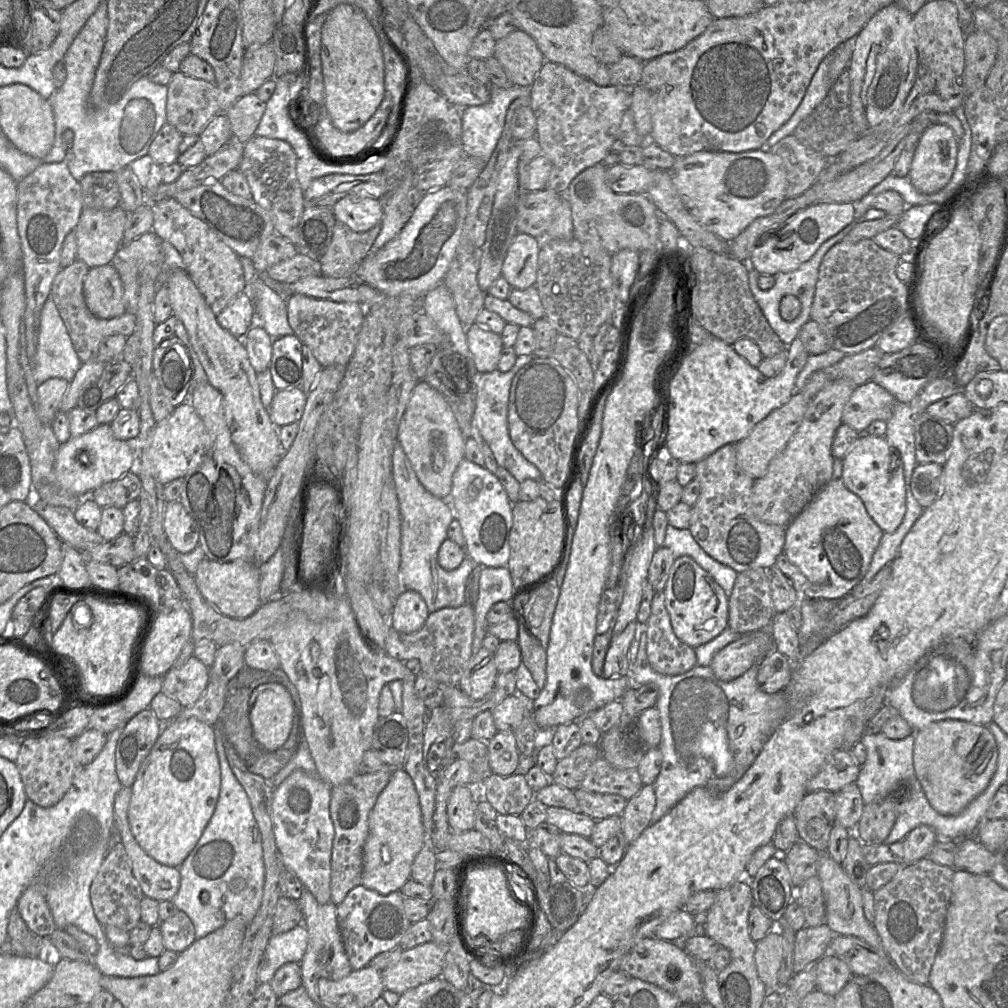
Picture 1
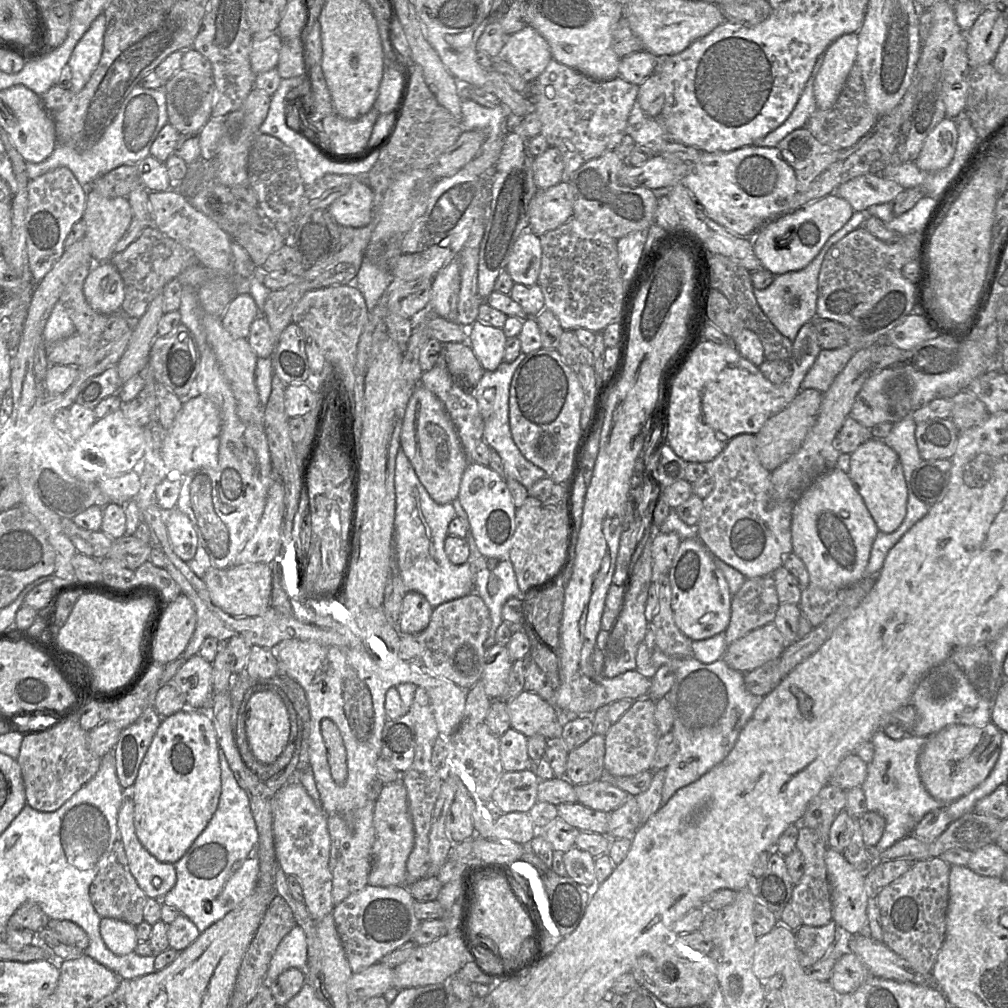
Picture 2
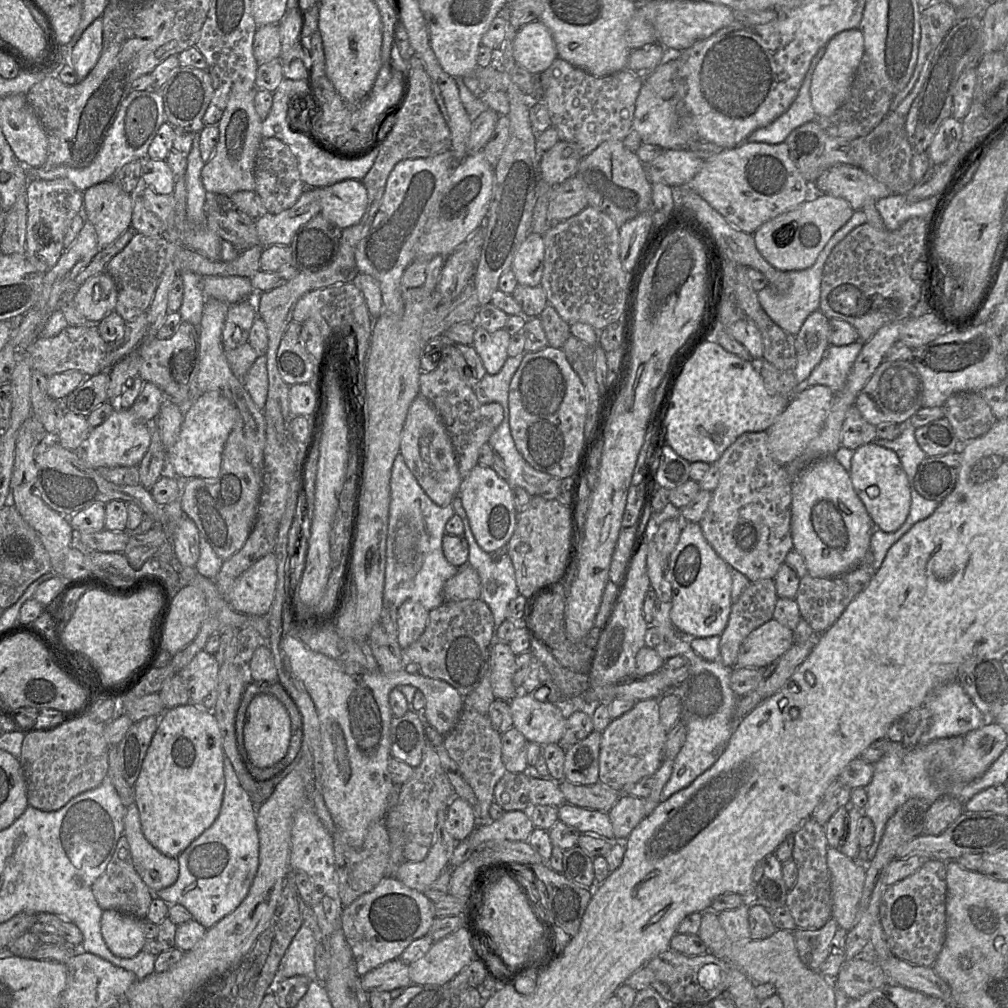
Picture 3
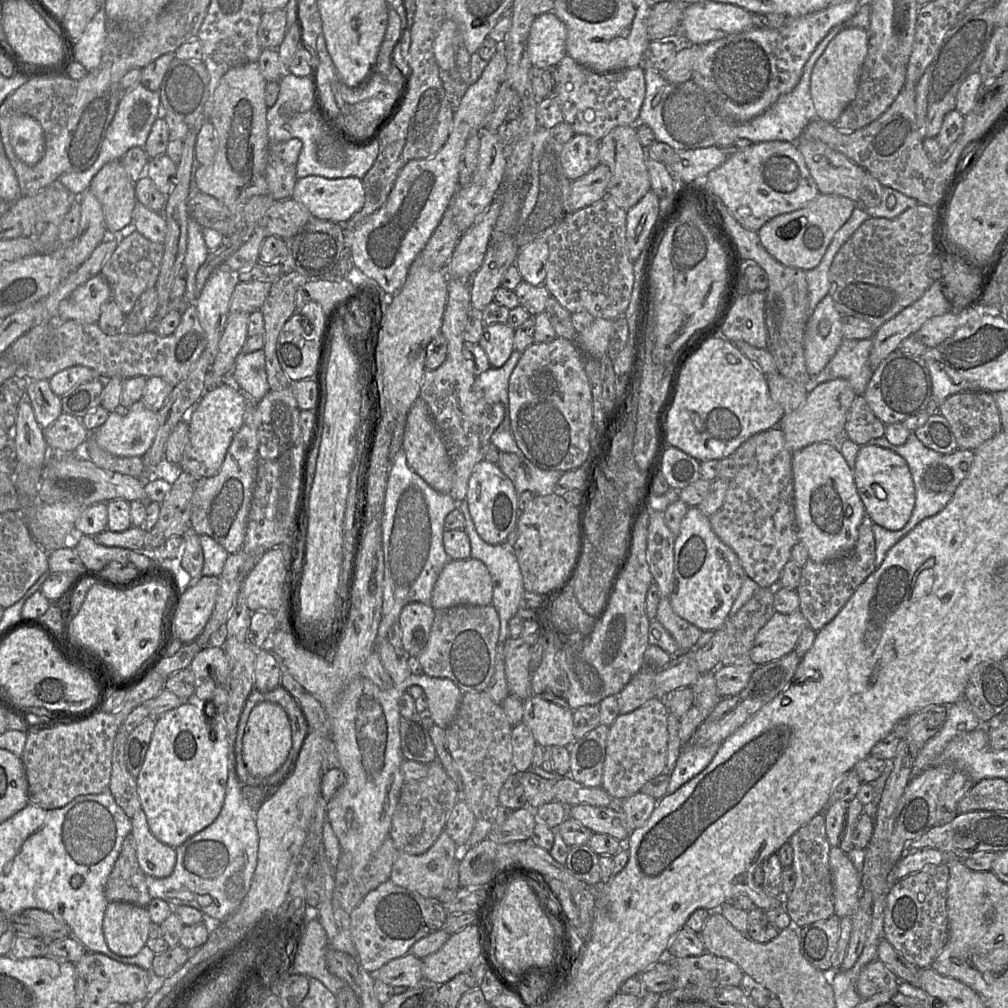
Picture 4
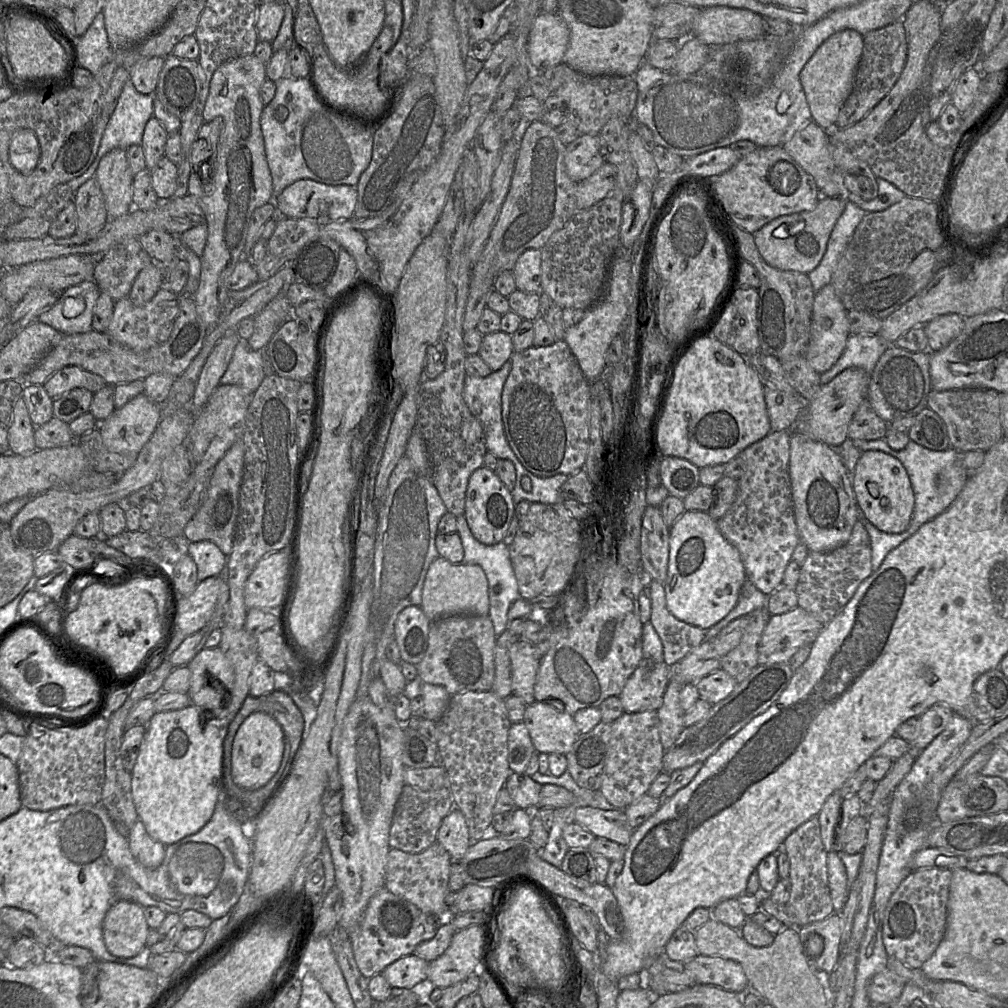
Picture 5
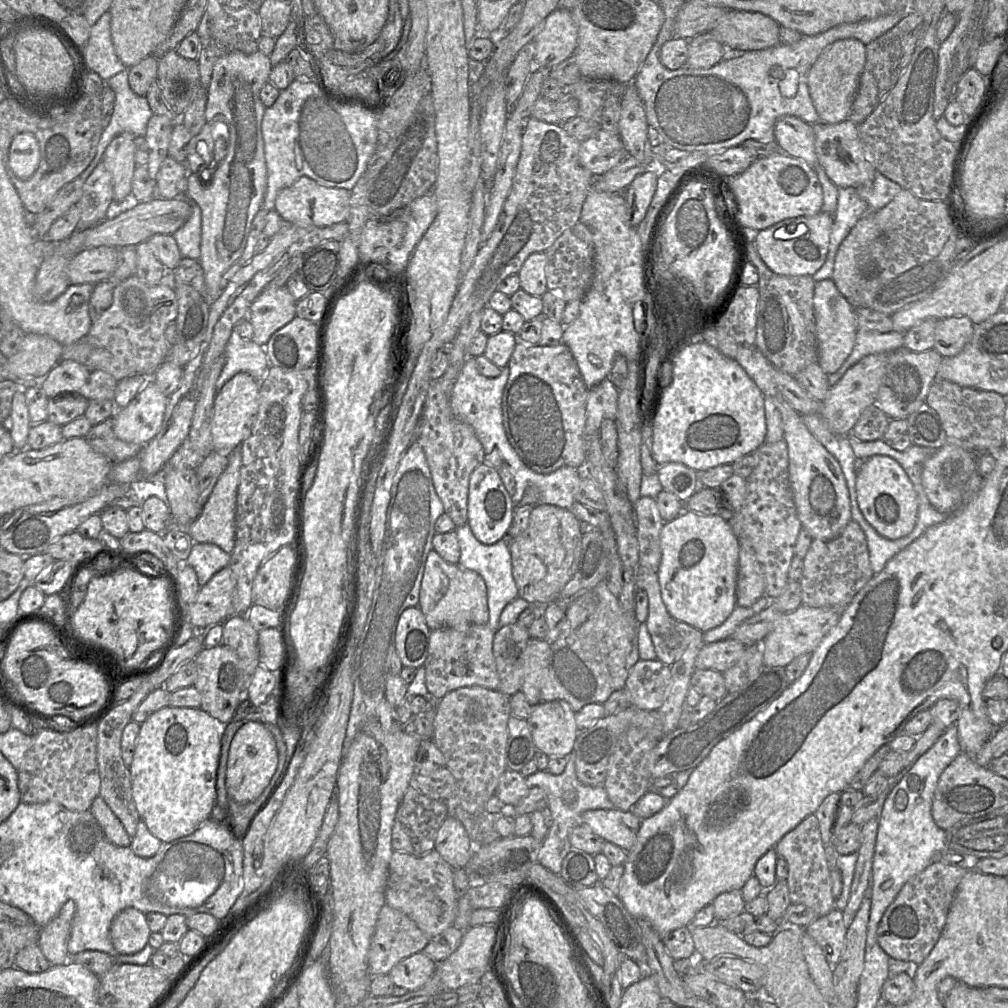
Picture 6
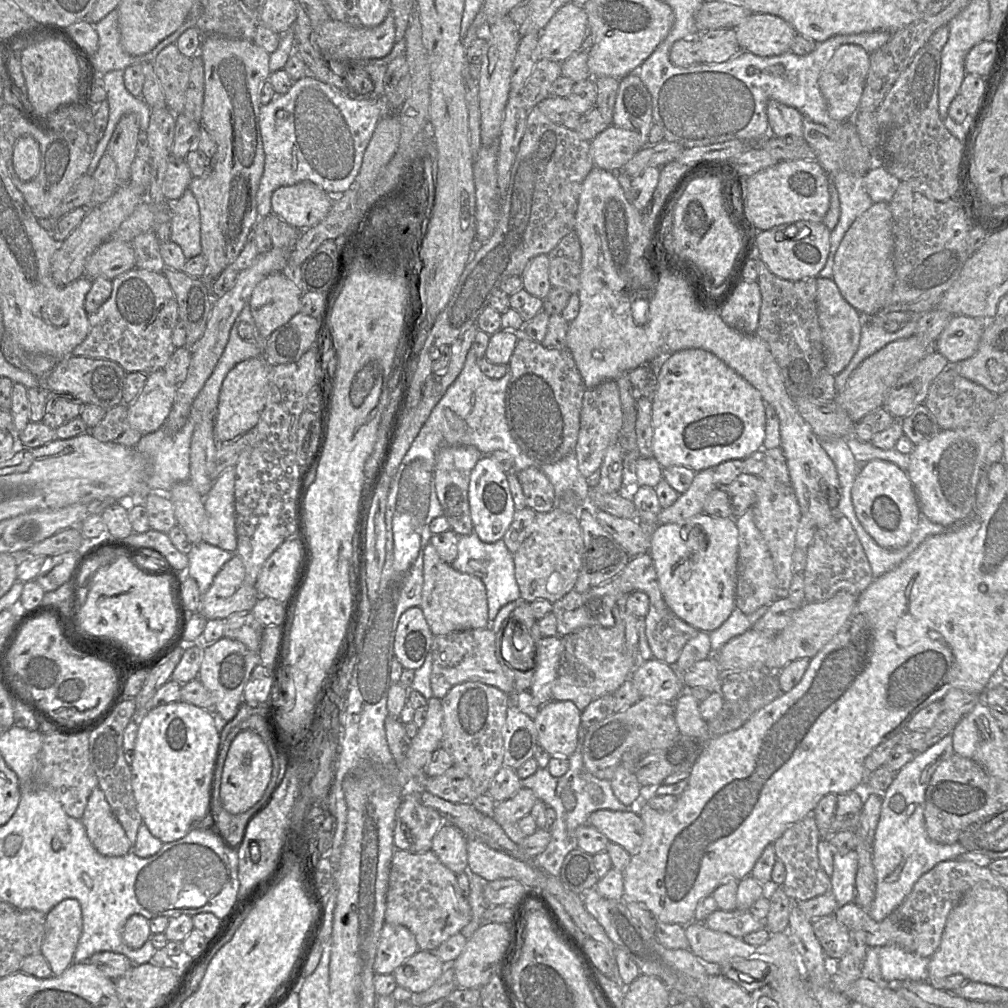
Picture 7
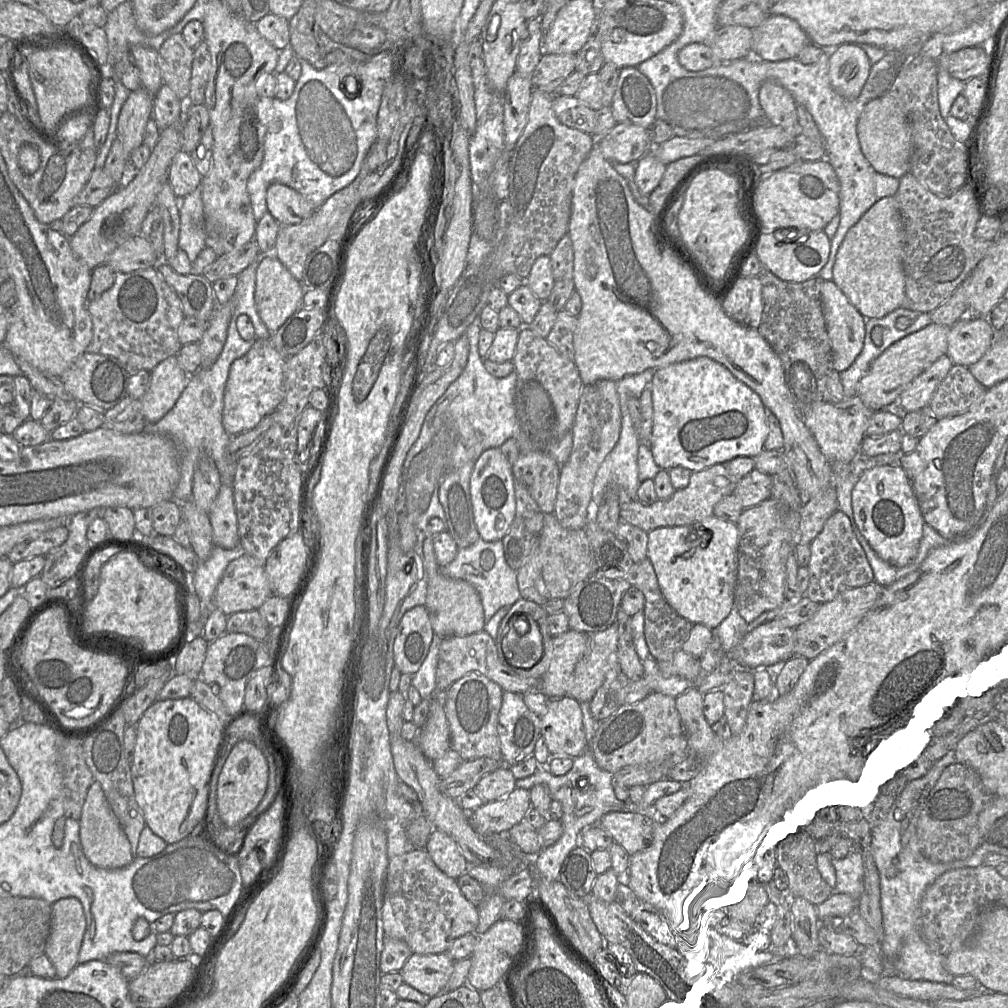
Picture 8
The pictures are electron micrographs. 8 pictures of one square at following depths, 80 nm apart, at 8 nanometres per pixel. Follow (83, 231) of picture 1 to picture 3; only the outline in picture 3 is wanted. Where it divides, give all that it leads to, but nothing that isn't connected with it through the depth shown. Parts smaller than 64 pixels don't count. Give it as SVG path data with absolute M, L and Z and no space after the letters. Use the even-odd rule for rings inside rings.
M112 179L96 184L83 193L83 214L92 223L99 249L113 243L131 228L135 194L130 194Z

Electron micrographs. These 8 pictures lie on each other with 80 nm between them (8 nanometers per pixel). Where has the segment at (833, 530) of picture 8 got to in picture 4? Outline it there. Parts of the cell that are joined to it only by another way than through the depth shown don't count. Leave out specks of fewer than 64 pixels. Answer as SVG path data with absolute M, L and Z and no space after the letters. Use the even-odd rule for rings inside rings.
M864 518L858 529L858 539L853 550L841 558L817 563L808 559L801 568L800 582L796 589L799 598L799 611L815 631L828 624L847 603L857 587L876 570L875 540L871 530L872 522Z

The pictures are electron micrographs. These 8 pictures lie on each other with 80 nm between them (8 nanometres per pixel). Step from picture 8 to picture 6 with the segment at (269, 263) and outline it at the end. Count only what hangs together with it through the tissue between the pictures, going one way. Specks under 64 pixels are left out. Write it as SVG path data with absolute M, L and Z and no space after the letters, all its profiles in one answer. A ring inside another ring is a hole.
M266 287L250 306L248 320L253 326L253 342L266 346L271 336L296 315L297 301L287 287Z

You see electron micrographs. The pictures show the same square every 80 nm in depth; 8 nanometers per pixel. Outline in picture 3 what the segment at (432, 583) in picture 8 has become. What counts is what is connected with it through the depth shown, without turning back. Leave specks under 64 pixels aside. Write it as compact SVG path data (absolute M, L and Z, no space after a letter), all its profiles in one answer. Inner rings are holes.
M467 563L446 581L443 596L445 601L480 599L481 590L481 581L477 571Z

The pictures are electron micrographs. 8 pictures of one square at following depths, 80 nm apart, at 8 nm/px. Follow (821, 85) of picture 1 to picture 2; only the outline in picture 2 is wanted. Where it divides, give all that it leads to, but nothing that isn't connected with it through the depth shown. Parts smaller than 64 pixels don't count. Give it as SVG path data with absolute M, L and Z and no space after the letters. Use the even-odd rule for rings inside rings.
M821 54L817 58L811 75L801 93L801 96L788 118L780 126L768 133L766 136L756 140L753 145L762 147L777 147L777 144L786 135L798 128L804 127L804 124L810 115L817 110L813 94L813 85L815 77L822 65L823 58L824 54Z

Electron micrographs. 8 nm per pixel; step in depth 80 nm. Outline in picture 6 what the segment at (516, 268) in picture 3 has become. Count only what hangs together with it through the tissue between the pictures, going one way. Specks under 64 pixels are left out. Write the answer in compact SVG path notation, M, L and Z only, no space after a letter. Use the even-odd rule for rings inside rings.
M535 252L528 256L518 272L520 288L530 295L541 297L546 291L547 280L545 252Z

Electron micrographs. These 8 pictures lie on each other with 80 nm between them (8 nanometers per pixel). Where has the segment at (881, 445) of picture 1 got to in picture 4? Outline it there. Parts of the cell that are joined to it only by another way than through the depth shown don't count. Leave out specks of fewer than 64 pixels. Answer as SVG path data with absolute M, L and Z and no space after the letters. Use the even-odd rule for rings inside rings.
M876 445L859 448L853 472L866 518L889 531L898 531L908 522L915 505L915 490L906 461L895 452Z

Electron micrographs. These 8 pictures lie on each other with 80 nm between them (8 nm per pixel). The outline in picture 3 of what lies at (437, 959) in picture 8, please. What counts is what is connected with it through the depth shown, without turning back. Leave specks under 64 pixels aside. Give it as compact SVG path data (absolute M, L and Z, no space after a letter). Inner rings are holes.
M400 959L385 962L361 976L361 985L368 991L392 991L411 984L409 964Z

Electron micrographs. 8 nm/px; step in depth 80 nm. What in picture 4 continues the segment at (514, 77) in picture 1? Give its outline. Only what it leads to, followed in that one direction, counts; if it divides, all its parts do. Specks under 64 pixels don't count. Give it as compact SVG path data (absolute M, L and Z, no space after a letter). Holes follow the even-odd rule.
M551 12L537 16L527 37L531 66L551 70L566 56L567 30Z

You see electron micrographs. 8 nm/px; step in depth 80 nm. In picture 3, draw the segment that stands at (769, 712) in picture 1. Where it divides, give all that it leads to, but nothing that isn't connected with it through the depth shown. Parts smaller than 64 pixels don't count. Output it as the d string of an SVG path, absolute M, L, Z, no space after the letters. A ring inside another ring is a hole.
M649 625L645 634L645 647L653 648L665 661L683 654L690 663L688 677L669 690L675 692L681 700L680 722L685 725L687 734L682 748L674 758L671 776L662 790L660 802L663 802L689 786L717 761L743 718L737 717L740 697L730 684L733 667L720 661L720 636L689 638L677 629L659 630Z

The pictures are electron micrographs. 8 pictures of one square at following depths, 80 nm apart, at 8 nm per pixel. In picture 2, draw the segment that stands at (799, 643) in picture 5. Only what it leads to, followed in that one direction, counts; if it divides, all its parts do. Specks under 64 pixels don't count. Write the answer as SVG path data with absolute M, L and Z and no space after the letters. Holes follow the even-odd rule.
M771 623L728 645L722 659L730 668L744 673L779 658L786 647L782 634Z

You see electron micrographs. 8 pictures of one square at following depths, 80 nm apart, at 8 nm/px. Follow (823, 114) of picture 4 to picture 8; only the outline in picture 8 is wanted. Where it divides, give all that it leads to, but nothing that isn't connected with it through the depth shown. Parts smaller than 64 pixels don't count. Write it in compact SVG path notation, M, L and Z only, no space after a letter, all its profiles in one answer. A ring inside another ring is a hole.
M843 44L829 59L829 79L833 89L847 99L861 93L870 74L872 64L857 44Z

